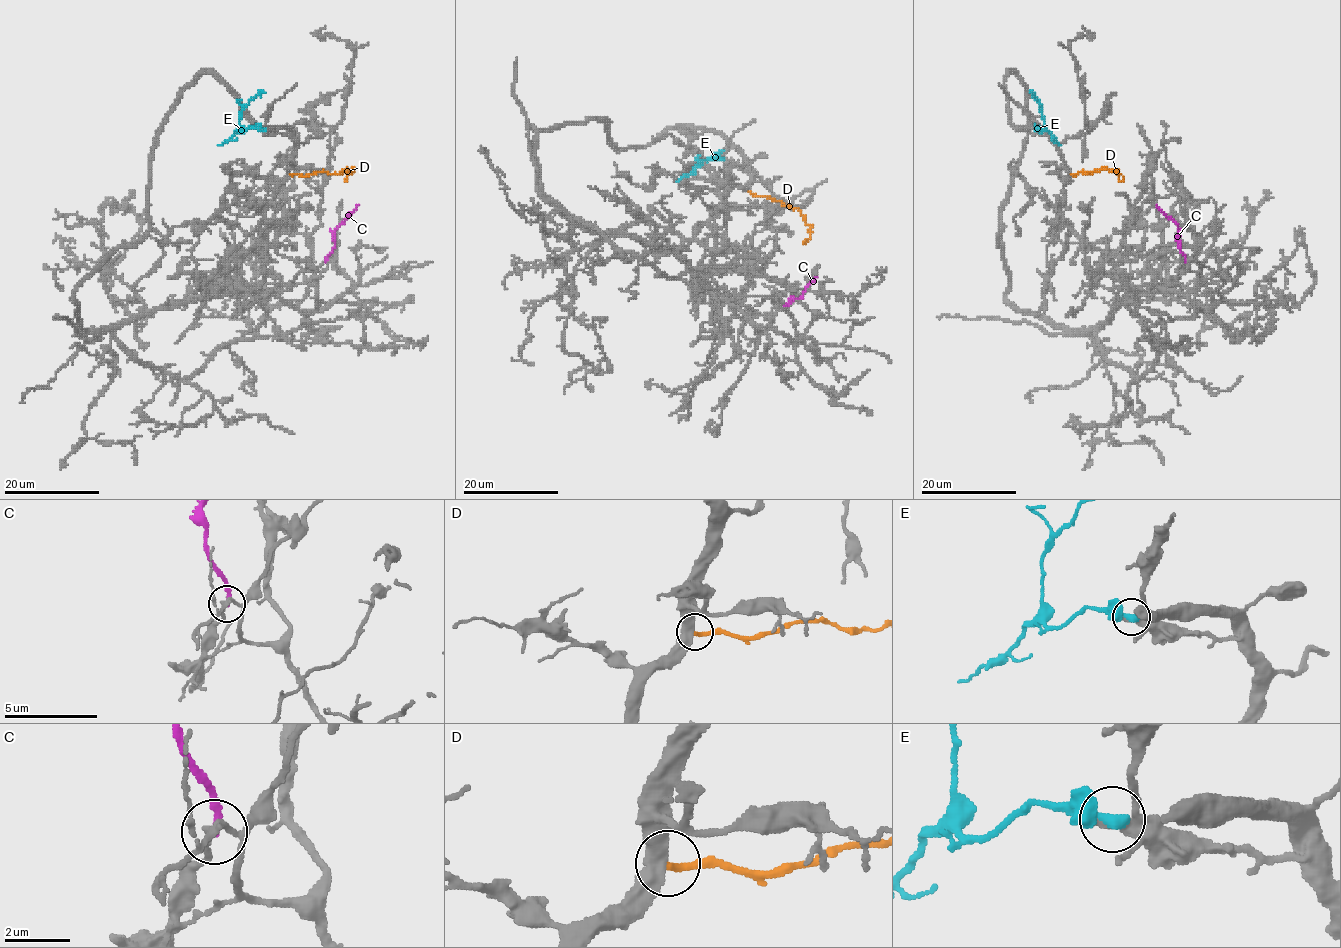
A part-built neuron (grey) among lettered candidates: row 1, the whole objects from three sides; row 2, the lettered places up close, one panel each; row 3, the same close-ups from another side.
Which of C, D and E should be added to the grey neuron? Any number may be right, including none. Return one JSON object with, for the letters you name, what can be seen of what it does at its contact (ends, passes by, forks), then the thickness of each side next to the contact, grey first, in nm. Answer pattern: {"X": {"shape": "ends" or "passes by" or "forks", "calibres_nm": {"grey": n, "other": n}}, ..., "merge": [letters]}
{"merge": []}

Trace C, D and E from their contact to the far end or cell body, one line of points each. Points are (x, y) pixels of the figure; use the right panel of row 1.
C: (1184, 261), (1178, 246), (1178, 228), (1156, 204)
D: (1071, 174), (1106, 168), (1115, 171), (1120, 180), (1123, 177)
E: (1038, 129), (1039, 126), (1041, 131), (1044, 128), (1042, 112), (1038, 99), (1029, 93)

